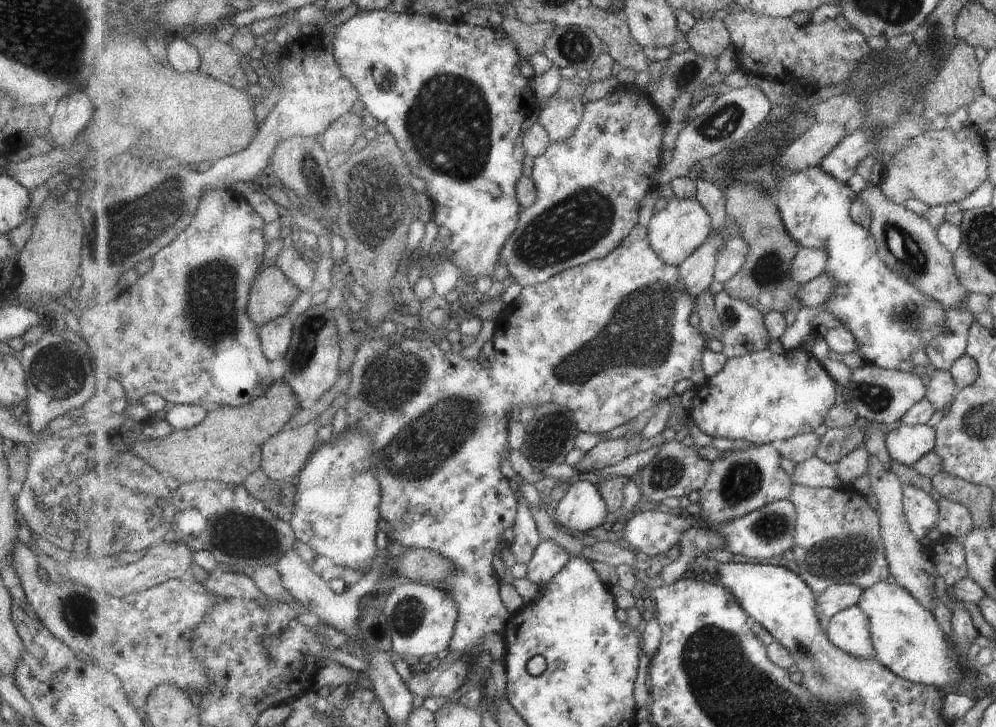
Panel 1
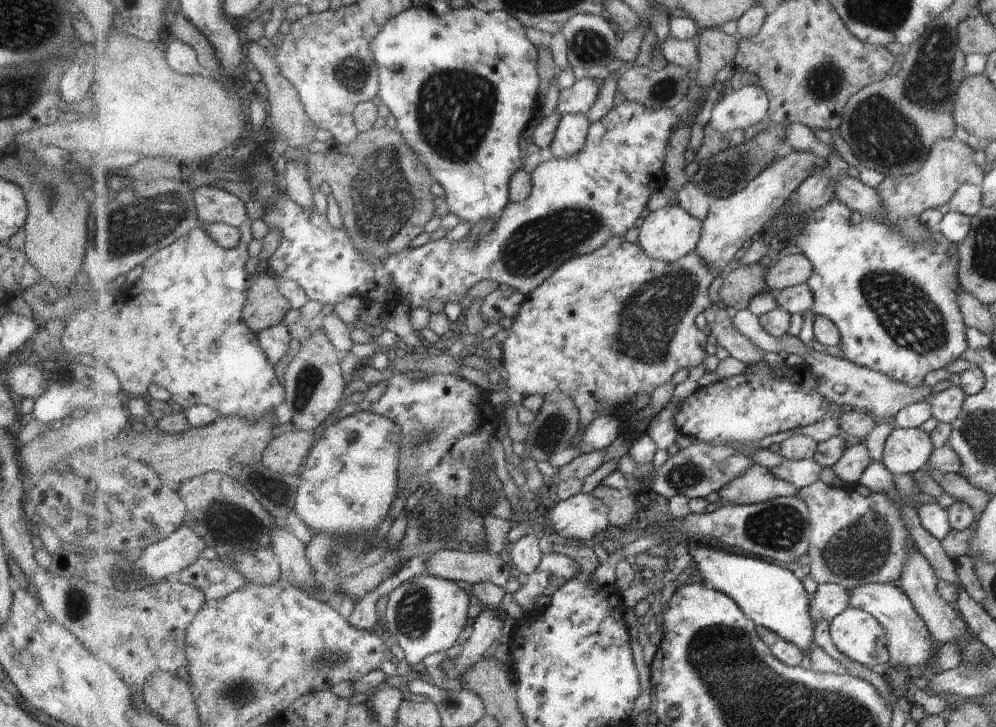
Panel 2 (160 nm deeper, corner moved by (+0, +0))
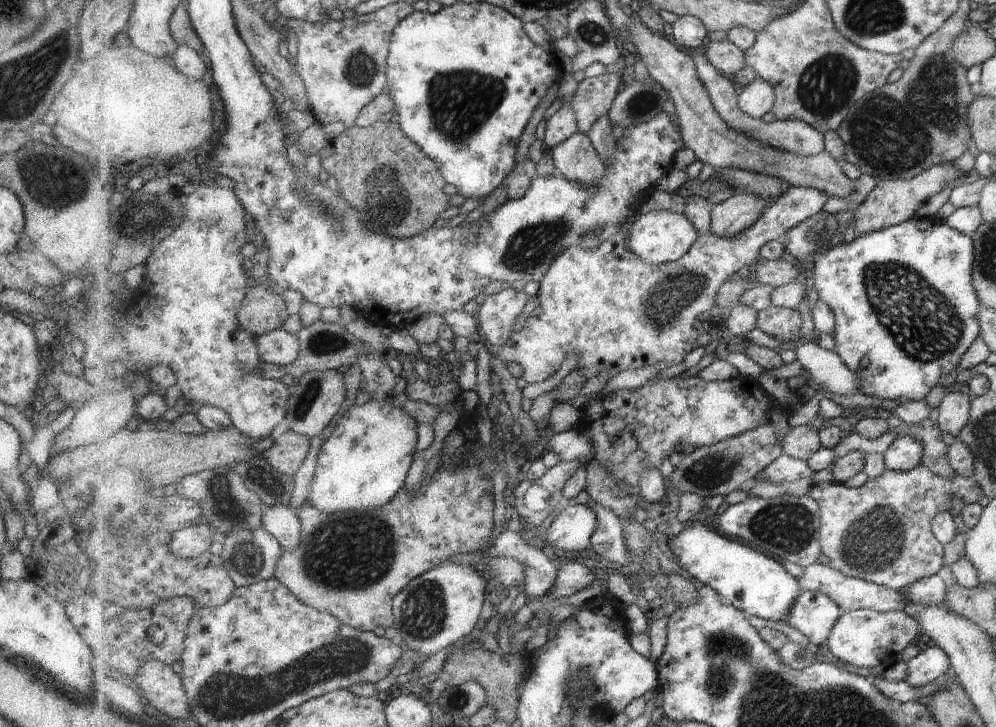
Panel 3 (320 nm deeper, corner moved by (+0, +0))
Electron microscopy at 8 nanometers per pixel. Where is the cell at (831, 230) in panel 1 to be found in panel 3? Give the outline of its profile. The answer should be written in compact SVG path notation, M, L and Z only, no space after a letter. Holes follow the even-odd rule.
M936 217L911 218L896 224L895 226L877 231L843 246L842 243L835 246L828 252L817 256L818 264L814 266L811 275L817 287L819 299L823 299L836 314L836 341L835 350L842 357L843 362L858 374L860 380L860 393L887 400L902 401L923 401L925 394L936 385L940 376L954 369L961 358L961 354L969 348L969 345L979 335L979 325L976 314L980 309L972 283L972 264L974 259L974 248L970 235L963 234L947 223Z

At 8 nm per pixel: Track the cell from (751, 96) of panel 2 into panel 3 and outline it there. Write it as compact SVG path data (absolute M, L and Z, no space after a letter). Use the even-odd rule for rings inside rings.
M757 79L743 88L738 96L738 106L754 119L761 119L771 112L776 96L776 90L769 81Z

